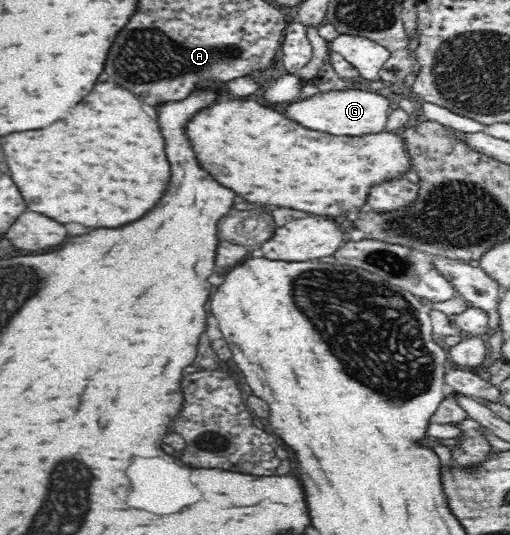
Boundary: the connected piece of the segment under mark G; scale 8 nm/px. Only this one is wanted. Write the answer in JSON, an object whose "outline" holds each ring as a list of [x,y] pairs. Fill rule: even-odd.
{"outline":[[[351,88],[346,91],[316,93],[308,99],[298,99],[288,105],[284,113],[290,119],[314,131],[330,133],[330,135],[346,135],[347,138],[362,138],[362,135],[376,135],[385,131],[392,111],[390,101],[386,97]]]}

